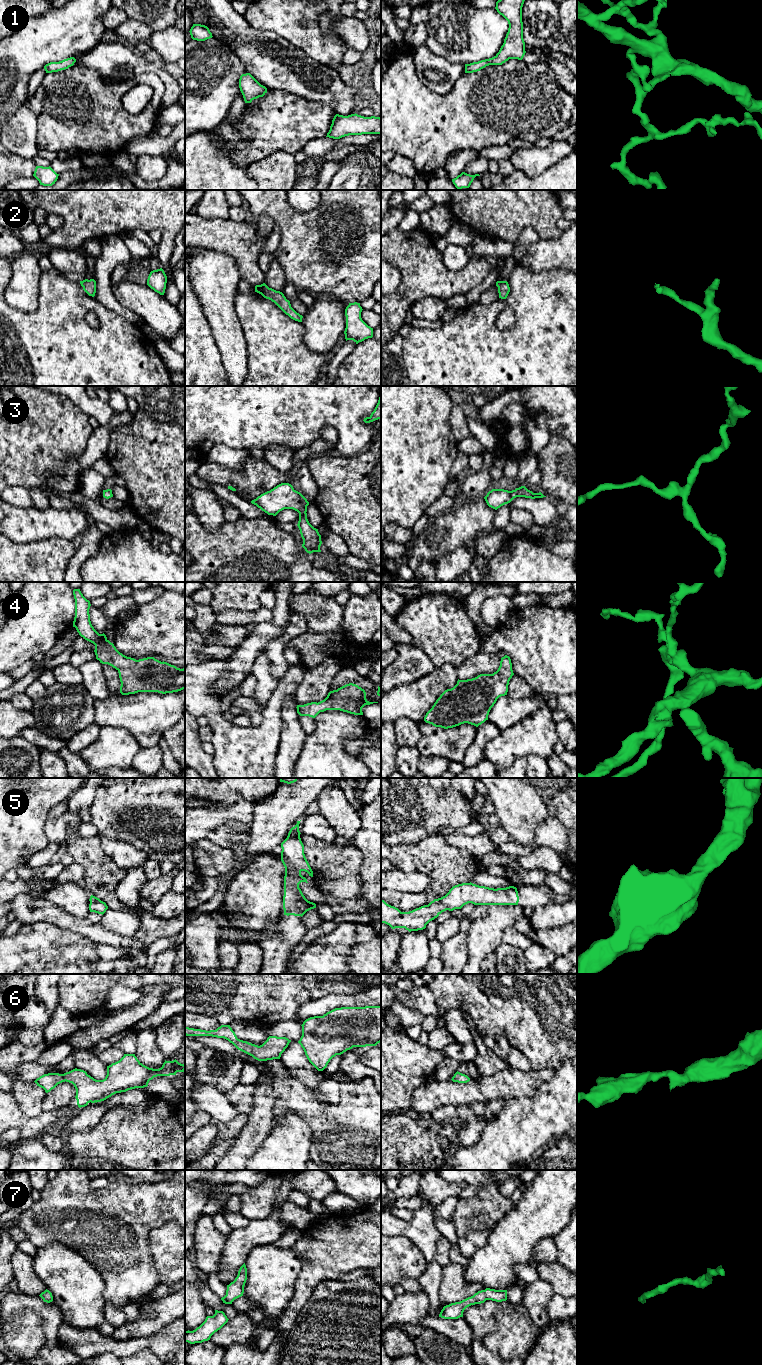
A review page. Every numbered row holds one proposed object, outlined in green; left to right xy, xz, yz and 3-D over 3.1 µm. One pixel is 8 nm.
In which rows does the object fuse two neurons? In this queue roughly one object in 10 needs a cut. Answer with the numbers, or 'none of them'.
none of them

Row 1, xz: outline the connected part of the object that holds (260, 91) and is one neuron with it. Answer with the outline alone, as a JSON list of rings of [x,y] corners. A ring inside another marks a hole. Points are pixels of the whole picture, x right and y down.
[[[250,73],[240,76],[239,88],[245,103],[251,103],[254,99],[263,97],[267,93],[267,88],[261,85]]]

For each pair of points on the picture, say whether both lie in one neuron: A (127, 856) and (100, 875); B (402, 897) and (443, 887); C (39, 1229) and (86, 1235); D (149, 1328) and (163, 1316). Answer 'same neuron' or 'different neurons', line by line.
A: different neurons
B: different neurons
C: same neuron
D: same neuron

